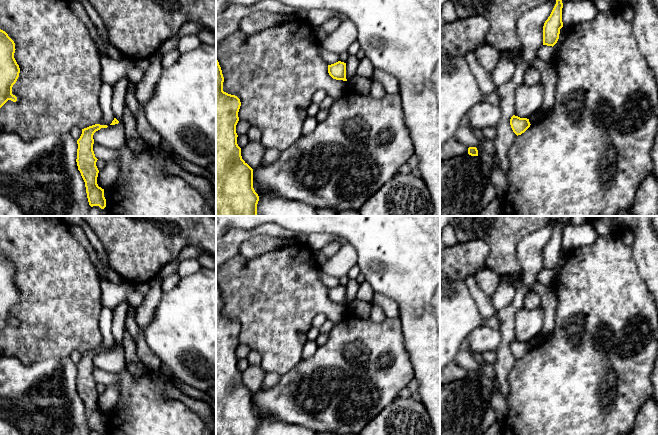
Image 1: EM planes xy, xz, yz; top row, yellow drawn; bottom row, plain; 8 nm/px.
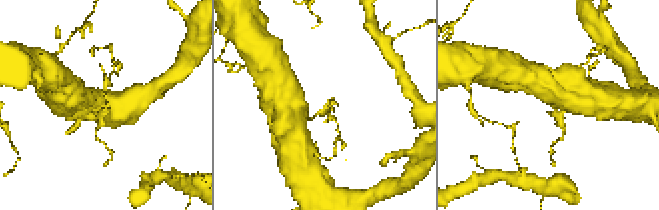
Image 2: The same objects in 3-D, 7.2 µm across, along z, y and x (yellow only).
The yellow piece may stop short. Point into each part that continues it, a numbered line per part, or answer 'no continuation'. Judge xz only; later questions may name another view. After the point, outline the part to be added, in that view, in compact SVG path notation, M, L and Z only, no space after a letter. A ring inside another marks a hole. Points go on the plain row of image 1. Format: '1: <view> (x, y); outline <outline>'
1: xz (329, 281); outline M320 271L320 280L328 289L334 288L339 285L337 278L330 276L323 271Z

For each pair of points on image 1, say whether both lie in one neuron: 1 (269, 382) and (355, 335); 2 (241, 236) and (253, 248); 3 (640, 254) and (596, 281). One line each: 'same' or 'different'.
1: different
2: different
3: different

